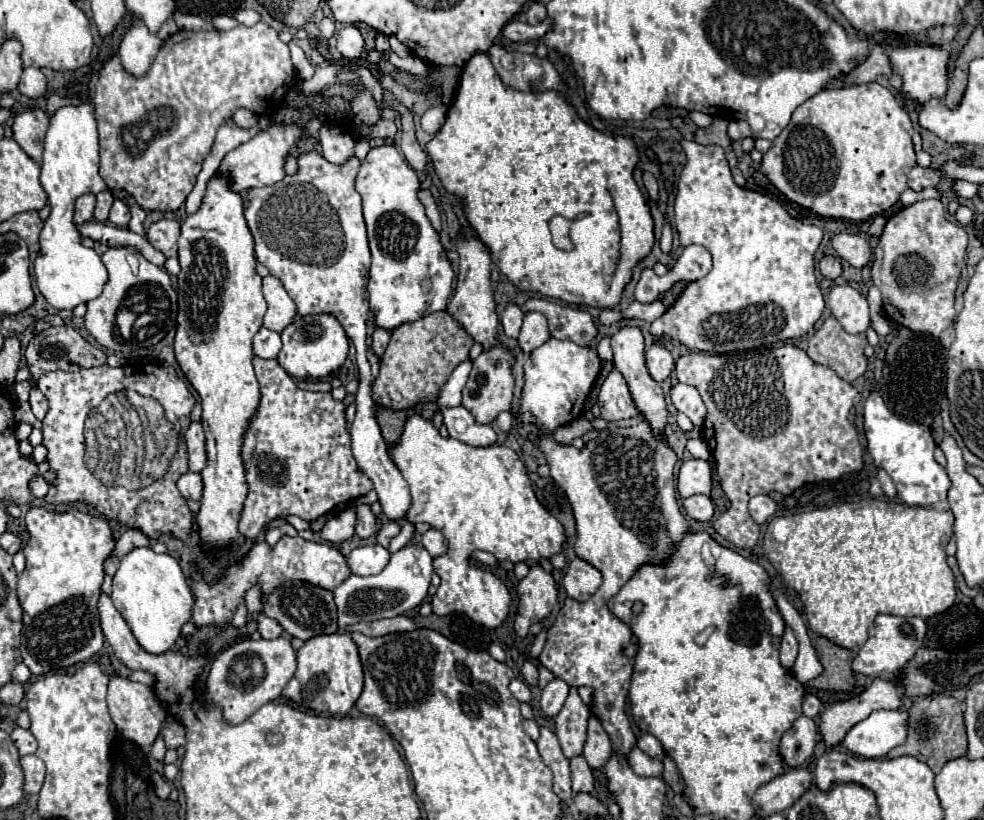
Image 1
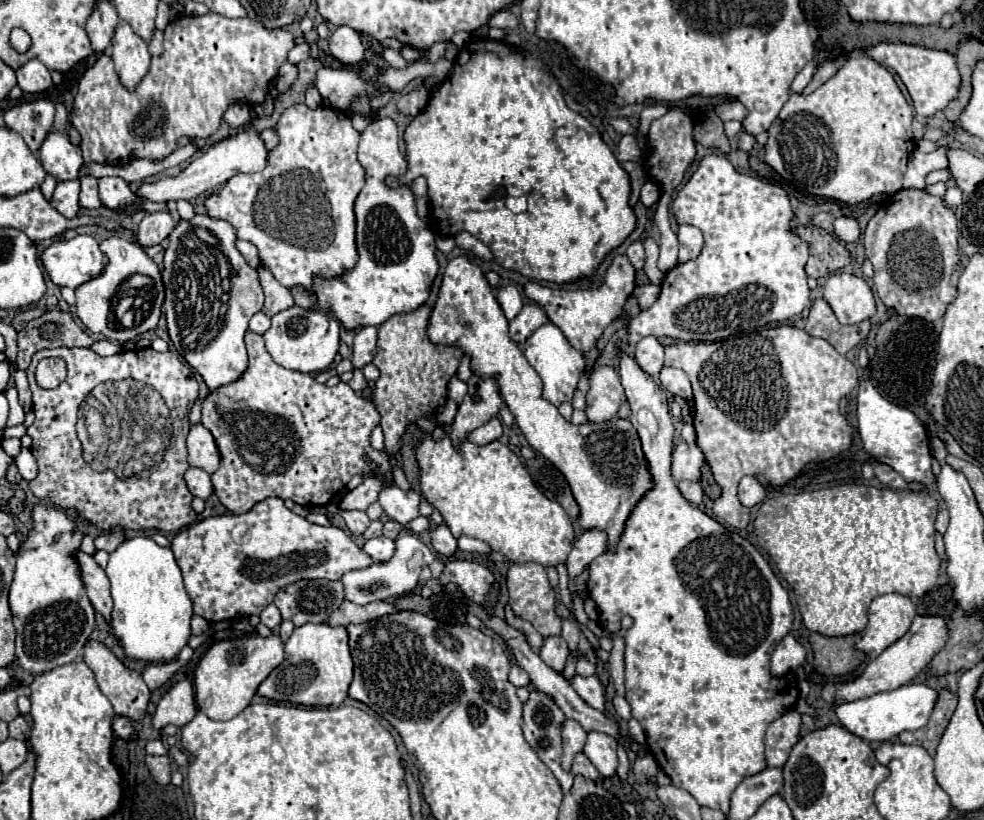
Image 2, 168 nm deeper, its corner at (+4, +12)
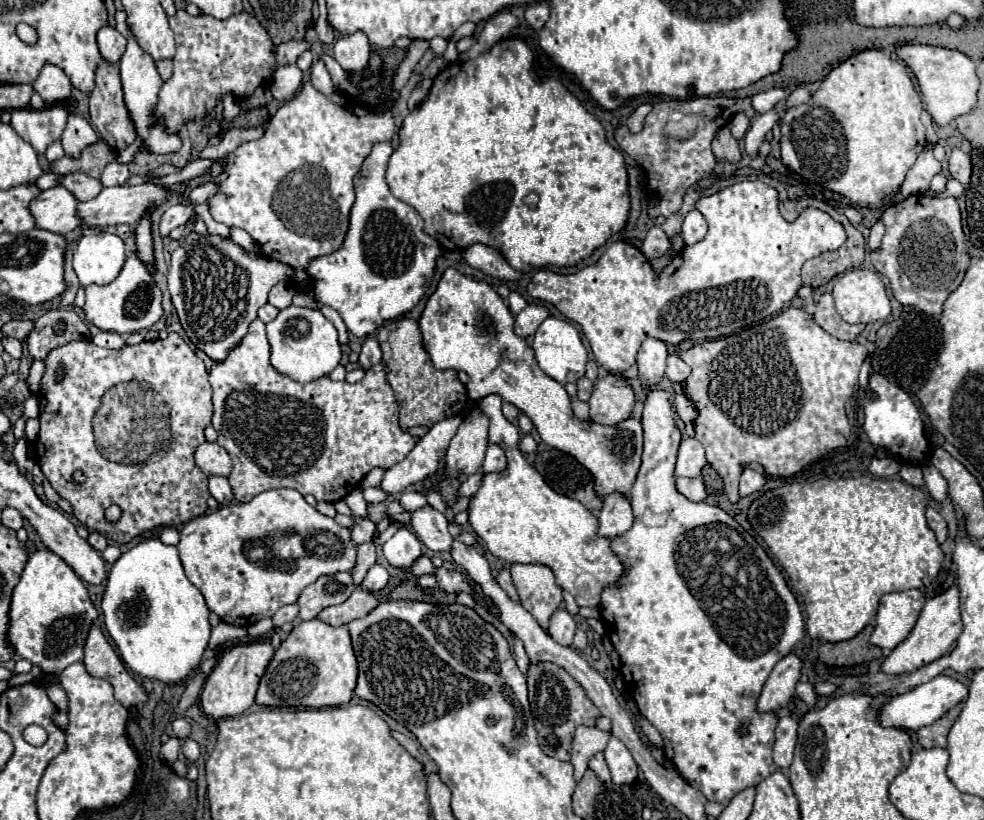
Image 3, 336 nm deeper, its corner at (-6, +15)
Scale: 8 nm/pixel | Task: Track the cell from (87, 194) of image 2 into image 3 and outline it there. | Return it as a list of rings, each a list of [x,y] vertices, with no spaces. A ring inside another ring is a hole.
[[[82,171],[62,175],[62,179],[60,179],[58,185],[64,187],[64,189],[68,189],[78,201],[90,201],[102,189],[102,183],[98,179],[92,179],[86,173],[82,173]]]

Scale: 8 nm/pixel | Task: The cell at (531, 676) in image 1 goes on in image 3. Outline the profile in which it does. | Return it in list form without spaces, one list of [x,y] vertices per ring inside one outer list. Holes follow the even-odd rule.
[[[512,565],[512,583],[520,595],[520,603],[543,629],[548,628],[552,613],[562,603],[562,589],[554,581],[554,573],[546,565]]]

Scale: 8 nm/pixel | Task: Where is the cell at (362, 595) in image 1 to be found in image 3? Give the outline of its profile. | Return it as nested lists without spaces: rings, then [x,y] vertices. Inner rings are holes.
[[[374,565],[374,567],[368,571],[368,575],[366,575],[364,583],[362,583],[362,589],[366,589],[366,591],[380,591],[382,587],[386,587],[388,577],[390,577],[390,575],[386,573],[384,567]]]

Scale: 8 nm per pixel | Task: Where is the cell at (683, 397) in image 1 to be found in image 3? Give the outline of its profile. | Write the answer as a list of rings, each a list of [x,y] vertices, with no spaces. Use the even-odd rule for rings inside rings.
[[[670,353],[666,363],[668,363],[668,367],[666,367],[666,377],[668,377],[672,383],[684,383],[686,377],[690,375],[690,367],[688,367],[676,353]]]

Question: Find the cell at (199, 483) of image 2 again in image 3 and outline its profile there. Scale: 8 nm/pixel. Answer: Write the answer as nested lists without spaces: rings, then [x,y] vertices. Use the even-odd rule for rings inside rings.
[[[208,477],[208,479],[210,479],[210,485],[208,485],[210,487],[210,495],[220,505],[234,501],[234,493],[232,493],[232,487],[230,487],[230,483],[228,483],[226,477]]]

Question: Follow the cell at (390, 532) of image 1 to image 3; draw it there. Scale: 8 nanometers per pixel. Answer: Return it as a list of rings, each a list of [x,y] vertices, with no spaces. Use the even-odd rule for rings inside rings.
[[[364,543],[364,545],[358,545],[358,557],[356,557],[356,565],[354,569],[350,571],[352,573],[352,581],[356,587],[360,587],[360,583],[364,581],[368,569],[376,563],[376,547],[374,543]]]

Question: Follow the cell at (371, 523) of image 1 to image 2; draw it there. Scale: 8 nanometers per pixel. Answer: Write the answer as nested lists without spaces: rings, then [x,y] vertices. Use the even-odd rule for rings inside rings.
[[[350,510],[350,512],[342,512],[342,518],[352,534],[364,534],[364,530],[370,526],[370,518],[366,512]]]

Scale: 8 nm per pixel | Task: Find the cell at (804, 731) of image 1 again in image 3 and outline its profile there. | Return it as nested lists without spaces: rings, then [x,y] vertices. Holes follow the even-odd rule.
[[[780,717],[776,725],[776,743],[774,743],[774,763],[780,769],[790,767],[792,763],[792,753],[796,745],[796,729],[798,721],[792,717]]]

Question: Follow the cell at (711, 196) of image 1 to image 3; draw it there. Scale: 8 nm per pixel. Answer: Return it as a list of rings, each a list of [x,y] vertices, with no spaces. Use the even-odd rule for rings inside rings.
[[[762,181],[734,183],[716,195],[702,197],[696,209],[708,221],[706,237],[694,245],[684,245],[662,271],[654,271],[634,245],[618,241],[612,243],[594,265],[586,265],[568,275],[540,269],[528,283],[530,297],[554,305],[566,319],[580,325],[598,365],[618,381],[628,383],[624,373],[634,365],[636,353],[648,337],[676,347],[686,339],[704,341],[732,335],[736,329],[782,311],[796,301],[796,293],[802,287],[800,269],[804,261],[832,251],[832,247],[840,247],[846,241],[844,227],[822,209],[806,207],[794,223],[786,221],[778,211],[778,193]]]

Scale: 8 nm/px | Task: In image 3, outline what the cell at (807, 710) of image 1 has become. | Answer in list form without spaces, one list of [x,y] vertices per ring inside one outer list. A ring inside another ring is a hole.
[[[938,675],[928,683],[922,683],[918,687],[914,687],[912,691],[894,697],[890,703],[886,703],[880,711],[880,723],[888,725],[888,727],[900,727],[900,729],[910,729],[916,731],[920,727],[932,725],[934,721],[938,721],[944,713],[948,713],[950,709],[954,709],[958,703],[966,701],[968,691],[966,685],[962,685],[958,679],[946,677],[946,675]]]

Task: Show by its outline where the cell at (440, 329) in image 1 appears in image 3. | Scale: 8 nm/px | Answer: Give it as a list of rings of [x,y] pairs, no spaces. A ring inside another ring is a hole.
[[[398,319],[386,323],[376,333],[376,339],[382,349],[382,365],[386,379],[394,389],[396,401],[400,405],[400,427],[408,429],[414,425],[432,427],[434,423],[460,415],[468,403],[466,387],[460,383],[456,371],[436,371],[426,351],[420,345],[420,329],[414,319]]]

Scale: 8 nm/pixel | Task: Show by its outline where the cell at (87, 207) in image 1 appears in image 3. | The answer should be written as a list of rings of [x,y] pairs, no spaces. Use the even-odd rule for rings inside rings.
[[[56,185],[42,191],[28,209],[36,221],[36,227],[66,235],[80,225],[80,219],[76,217],[76,205],[76,197],[72,197],[72,193],[68,193],[64,187]]]

